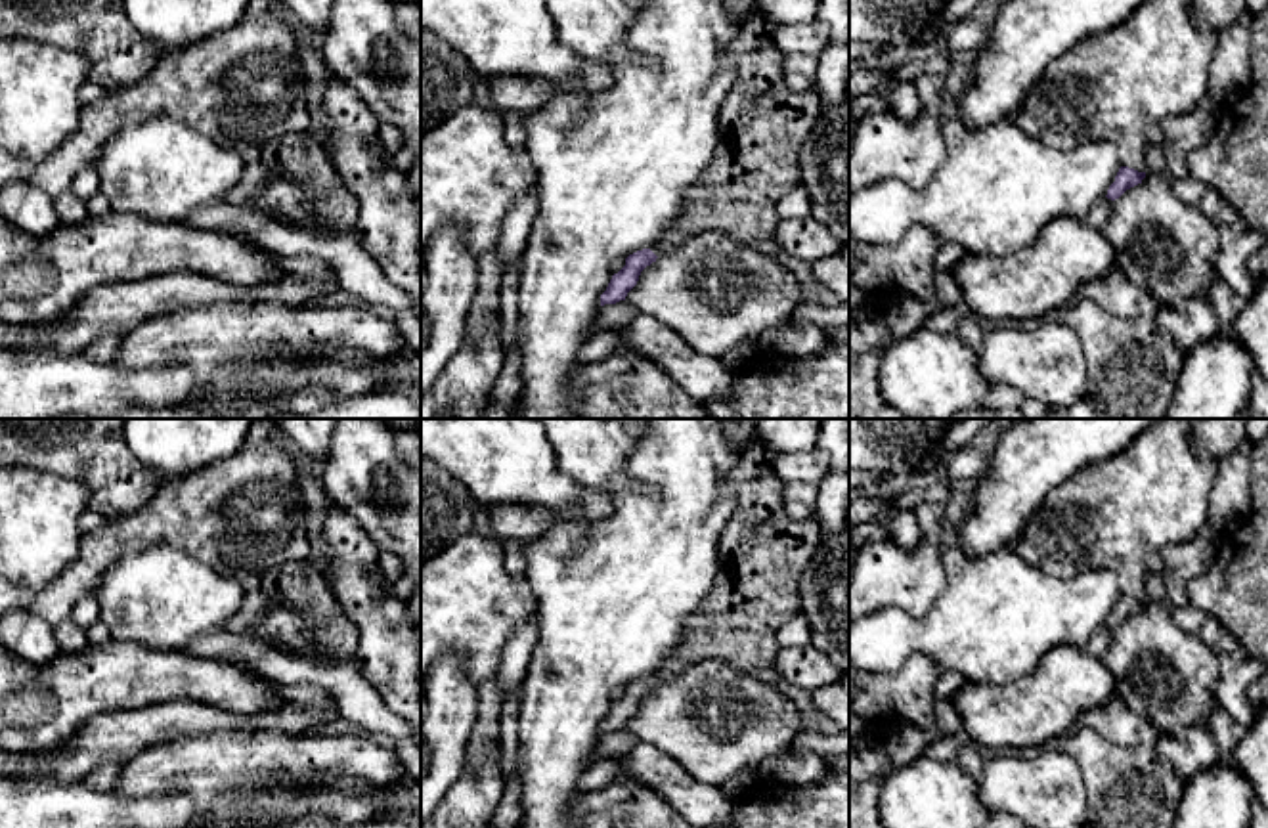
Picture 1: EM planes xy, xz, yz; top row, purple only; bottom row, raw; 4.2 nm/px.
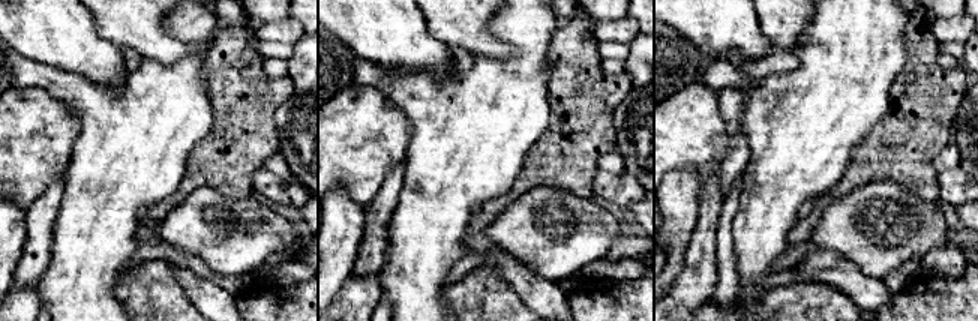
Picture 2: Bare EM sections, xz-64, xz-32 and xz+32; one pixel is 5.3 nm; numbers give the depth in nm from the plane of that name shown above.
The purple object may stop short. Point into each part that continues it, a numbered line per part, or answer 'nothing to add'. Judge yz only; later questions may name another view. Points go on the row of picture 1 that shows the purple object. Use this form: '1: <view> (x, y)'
nothing to add

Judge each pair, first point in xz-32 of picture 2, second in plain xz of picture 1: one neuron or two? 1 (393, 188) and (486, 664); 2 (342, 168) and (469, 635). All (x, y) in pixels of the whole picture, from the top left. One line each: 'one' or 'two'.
1: two
2: one

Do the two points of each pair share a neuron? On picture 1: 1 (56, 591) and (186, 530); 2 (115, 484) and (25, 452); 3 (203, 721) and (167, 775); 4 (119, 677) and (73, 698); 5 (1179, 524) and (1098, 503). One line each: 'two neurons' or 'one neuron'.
1: one neuron
2: one neuron
3: two neurons
4: one neuron
5: one neuron

